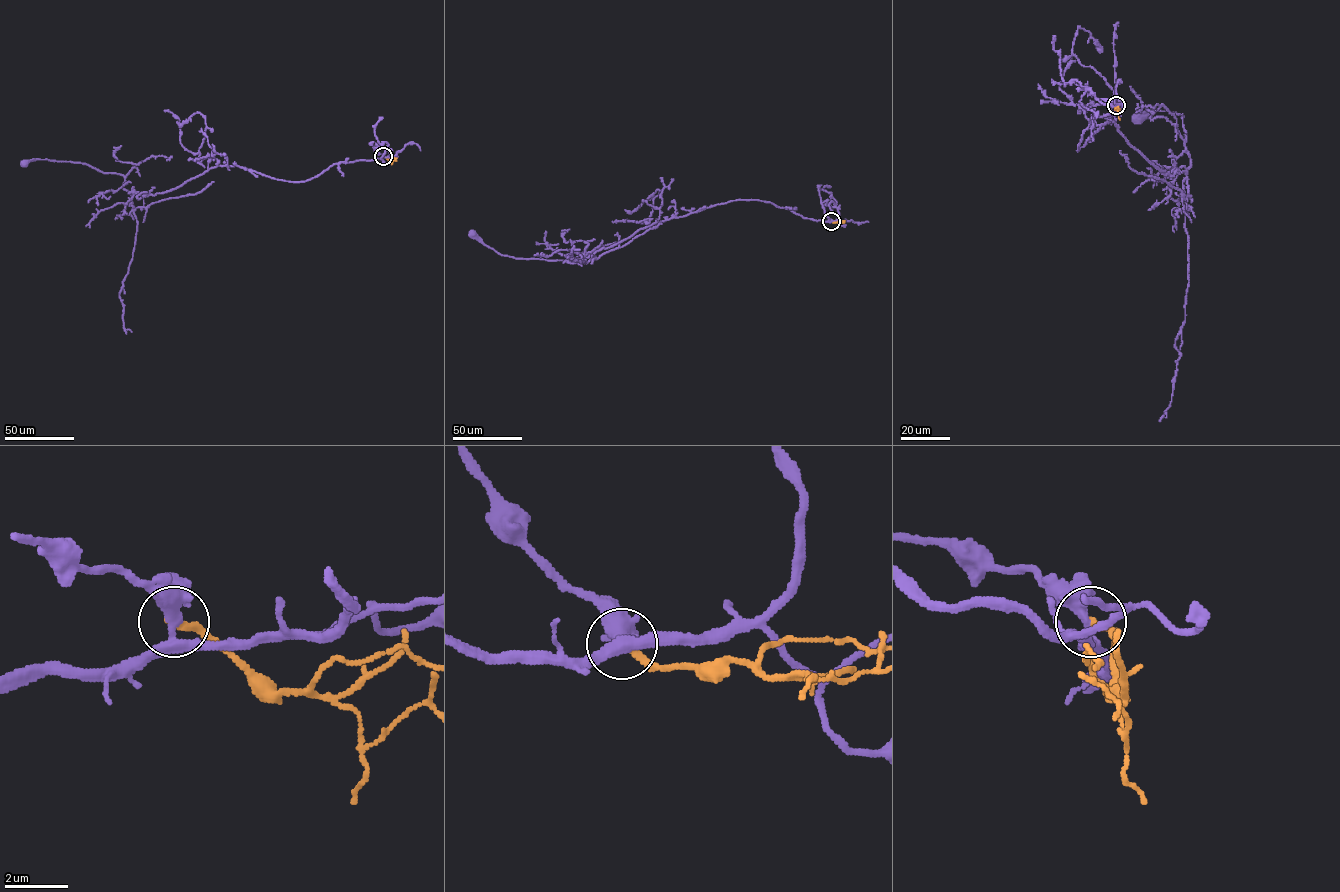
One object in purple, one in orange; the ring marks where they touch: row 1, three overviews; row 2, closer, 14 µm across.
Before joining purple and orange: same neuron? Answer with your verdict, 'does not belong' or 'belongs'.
does not belong

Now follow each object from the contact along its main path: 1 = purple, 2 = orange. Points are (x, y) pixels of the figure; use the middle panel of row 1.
1: (831, 221), (803, 218), (770, 202), (732, 200), (656, 222), (575, 263), (501, 255), (472, 233)
2: (831, 221), (844, 221)

